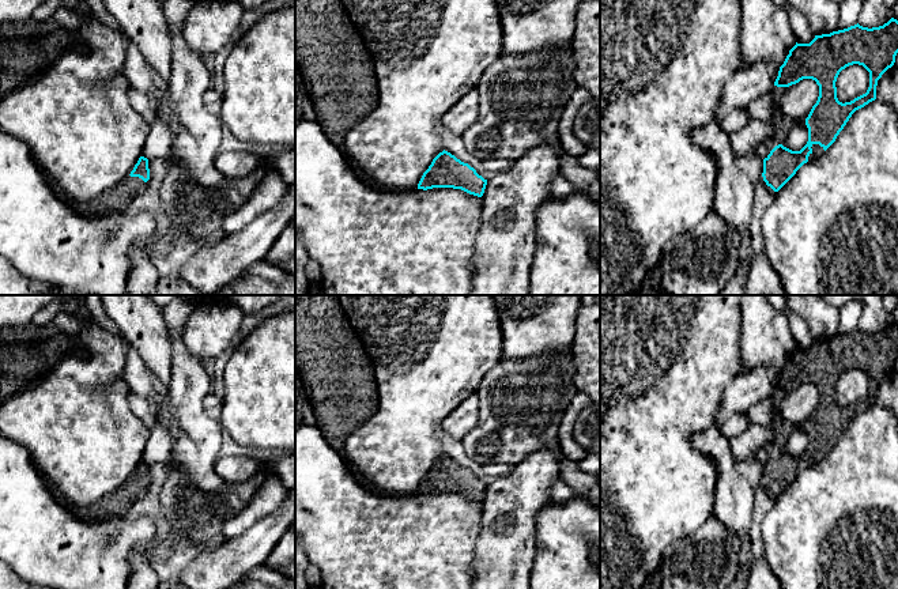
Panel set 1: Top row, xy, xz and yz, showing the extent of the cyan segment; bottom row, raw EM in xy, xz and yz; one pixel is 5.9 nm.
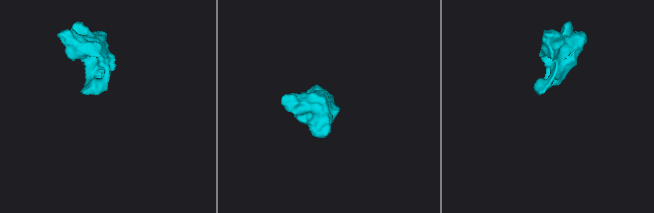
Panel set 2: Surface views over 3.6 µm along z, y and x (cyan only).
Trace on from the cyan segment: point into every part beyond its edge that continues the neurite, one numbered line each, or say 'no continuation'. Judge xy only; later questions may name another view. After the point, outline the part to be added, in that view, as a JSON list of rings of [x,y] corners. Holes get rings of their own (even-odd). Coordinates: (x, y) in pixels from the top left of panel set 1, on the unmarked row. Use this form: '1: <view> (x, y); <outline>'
1: xy (117, 503); [[[128,480],[114,492],[99,499],[88,509],[79,511],[79,517],[87,521],[106,521],[124,516],[129,507],[146,492],[146,487],[139,482]]]

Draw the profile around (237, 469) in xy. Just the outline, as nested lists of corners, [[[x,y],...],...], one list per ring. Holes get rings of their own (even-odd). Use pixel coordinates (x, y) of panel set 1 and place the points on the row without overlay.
[[[248,456],[219,457],[215,472],[231,484],[241,484],[261,469],[260,460]]]

